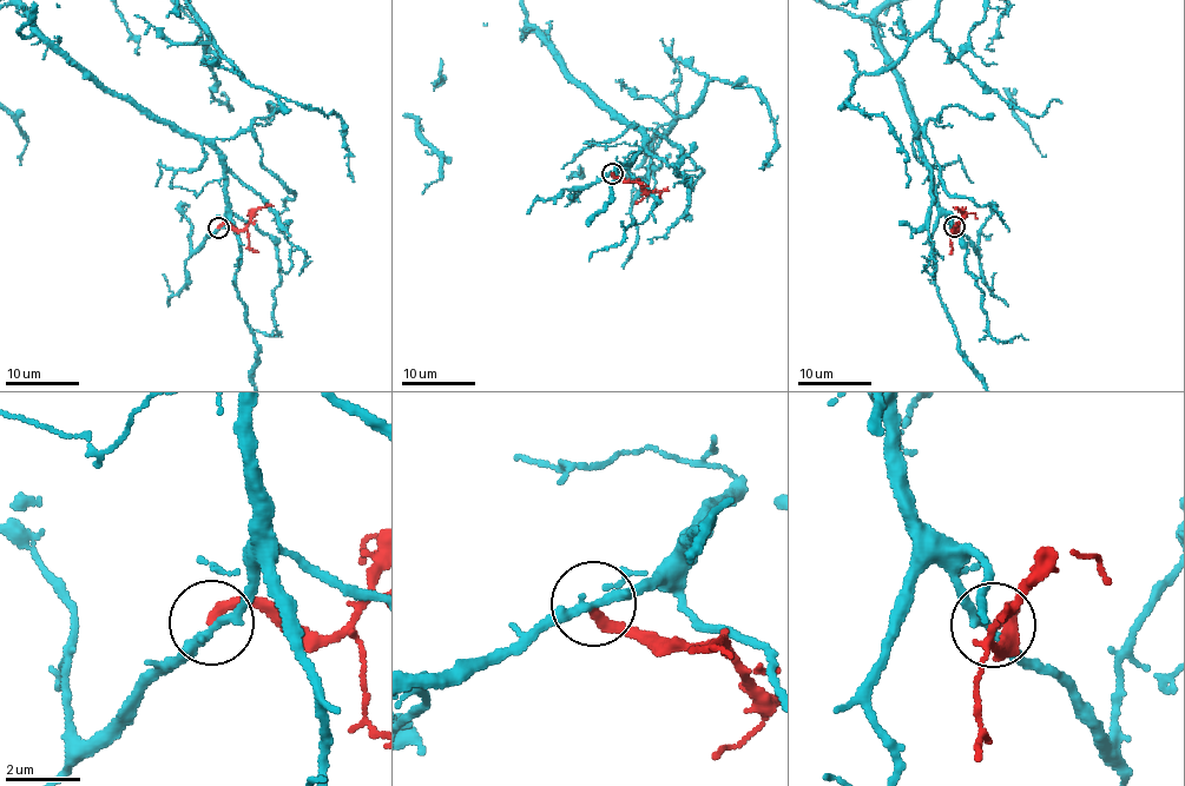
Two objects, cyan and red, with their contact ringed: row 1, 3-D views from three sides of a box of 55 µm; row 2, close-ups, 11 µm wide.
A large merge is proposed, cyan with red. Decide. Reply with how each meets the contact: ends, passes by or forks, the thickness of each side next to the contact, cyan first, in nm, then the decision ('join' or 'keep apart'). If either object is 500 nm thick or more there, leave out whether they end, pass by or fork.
cyan passes by; red ends there; 240 nm thick on the cyan side, 280 nm on the other; keep apart

